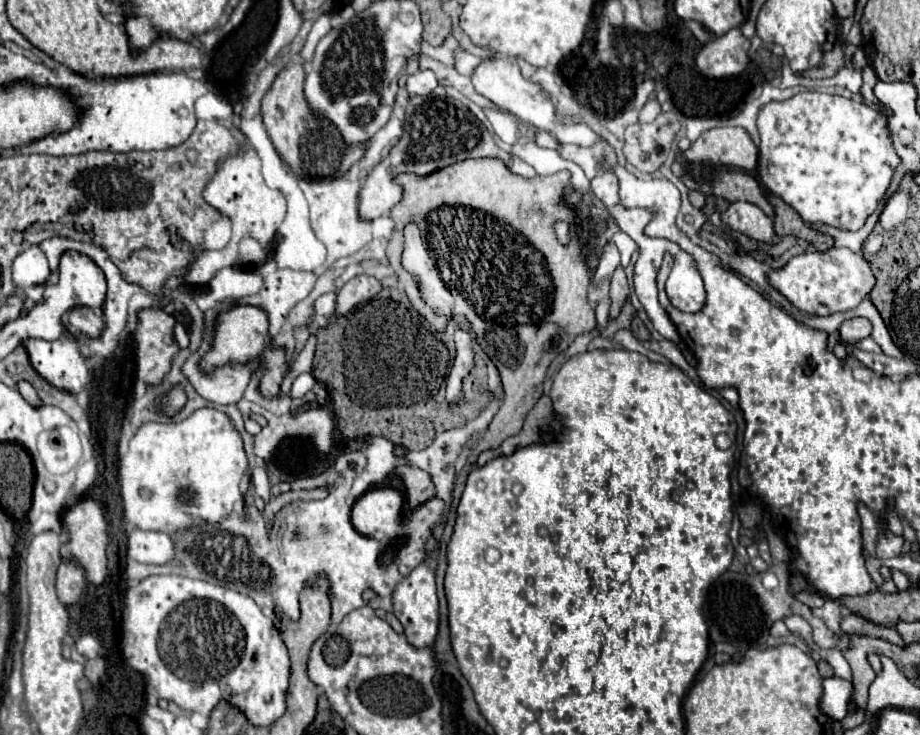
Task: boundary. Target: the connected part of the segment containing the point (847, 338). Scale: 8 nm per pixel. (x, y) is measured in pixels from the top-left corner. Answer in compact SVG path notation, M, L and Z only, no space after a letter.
M854 317L850 321L844 321L840 325L840 339L846 345L856 345L860 339L866 339L872 331L872 325L868 319L864 317Z

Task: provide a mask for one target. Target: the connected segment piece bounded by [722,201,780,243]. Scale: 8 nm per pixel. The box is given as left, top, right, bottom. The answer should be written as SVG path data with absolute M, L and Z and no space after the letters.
M736 201L736 205L730 205L722 219L736 231L746 233L748 237L764 243L778 243L780 237L774 233L772 219L756 205L746 201Z

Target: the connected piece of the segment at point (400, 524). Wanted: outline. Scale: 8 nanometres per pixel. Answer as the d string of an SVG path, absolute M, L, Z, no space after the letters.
M388 487L370 489L356 501L356 505L352 509L352 525L358 533L364 533L368 537L380 537L382 541L394 539L398 535L406 535L408 541L400 549L400 573L408 575L424 557L424 533L428 533L428 529L432 529L432 525L440 523L442 511L444 511L444 501L438 497L432 497L430 501L420 505L420 509L408 511L408 513L402 513L402 509L404 509L404 499L396 489L388 489Z

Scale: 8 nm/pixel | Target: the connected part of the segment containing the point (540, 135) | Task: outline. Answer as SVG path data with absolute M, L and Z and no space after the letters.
M536 131L534 141L536 141L538 147L546 147L546 149L550 149L550 147L558 147L558 141L556 141L550 133L546 133L546 131Z

